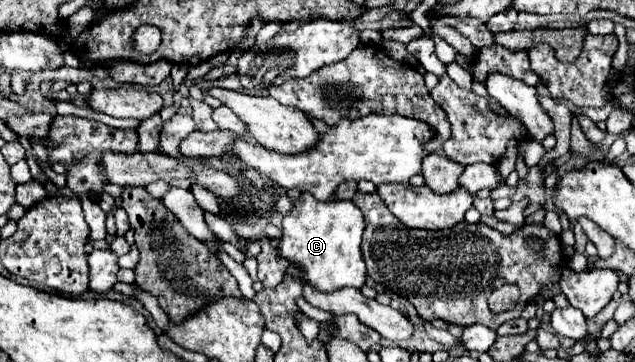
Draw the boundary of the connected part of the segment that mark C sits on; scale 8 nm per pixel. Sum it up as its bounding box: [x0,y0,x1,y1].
[280,195,366,291]

